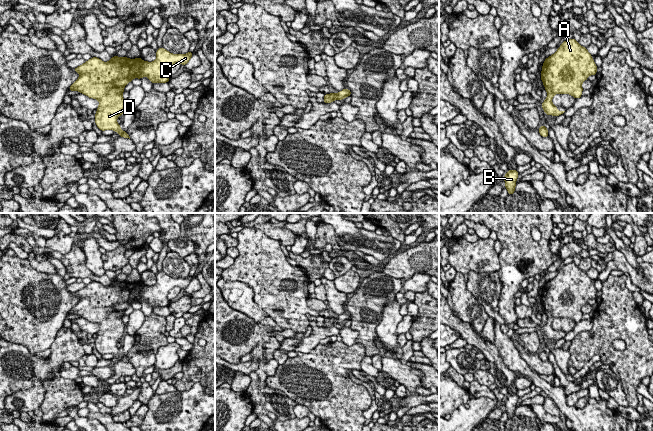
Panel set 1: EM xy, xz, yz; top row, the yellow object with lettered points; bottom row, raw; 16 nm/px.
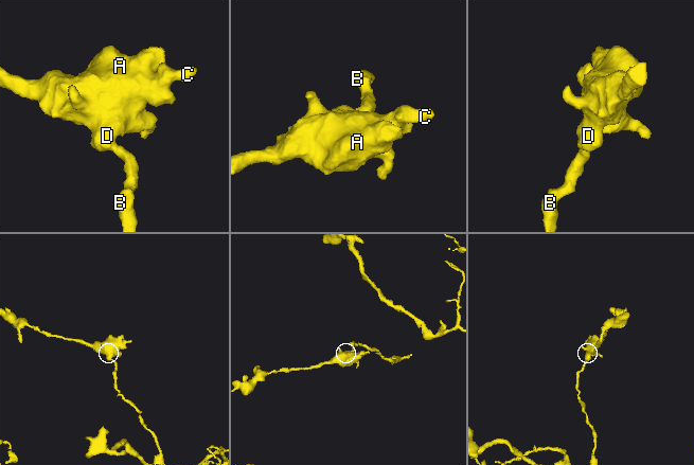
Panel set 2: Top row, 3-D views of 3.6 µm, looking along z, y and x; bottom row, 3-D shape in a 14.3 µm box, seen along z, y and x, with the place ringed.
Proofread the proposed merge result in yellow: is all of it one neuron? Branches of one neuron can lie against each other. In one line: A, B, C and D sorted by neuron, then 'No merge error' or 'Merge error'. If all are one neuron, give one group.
Groups: A B C D. No merge error

